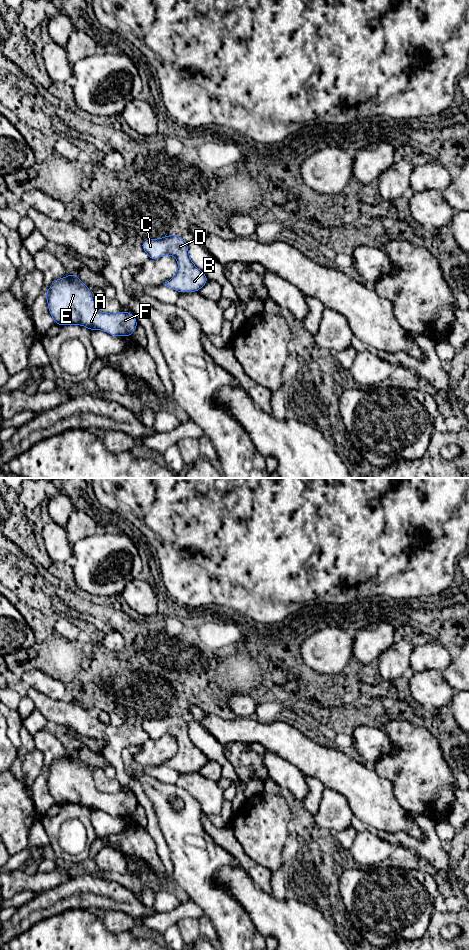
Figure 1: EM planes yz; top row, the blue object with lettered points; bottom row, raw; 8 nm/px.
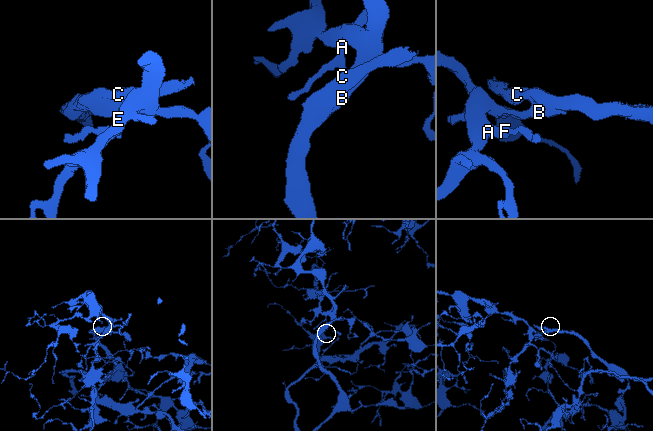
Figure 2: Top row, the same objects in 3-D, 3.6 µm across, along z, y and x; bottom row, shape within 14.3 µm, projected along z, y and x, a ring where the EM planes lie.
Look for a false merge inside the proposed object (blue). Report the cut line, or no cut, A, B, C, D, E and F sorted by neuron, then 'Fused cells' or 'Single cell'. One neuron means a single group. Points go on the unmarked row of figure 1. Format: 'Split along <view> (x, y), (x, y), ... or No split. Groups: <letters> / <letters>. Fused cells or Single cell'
No split. Groups: A B C D E F. Single cell

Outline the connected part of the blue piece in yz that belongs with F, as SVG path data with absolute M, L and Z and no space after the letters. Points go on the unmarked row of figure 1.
M76 754L56 759L45 772L49 792L55 804L83 805L89 810L103 810L113 816L132 816L137 800L133 793L122 790L108 794L100 792L91 770Z

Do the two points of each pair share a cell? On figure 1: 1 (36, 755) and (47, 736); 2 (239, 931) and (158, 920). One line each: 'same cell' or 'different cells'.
1: different cells
2: different cells

